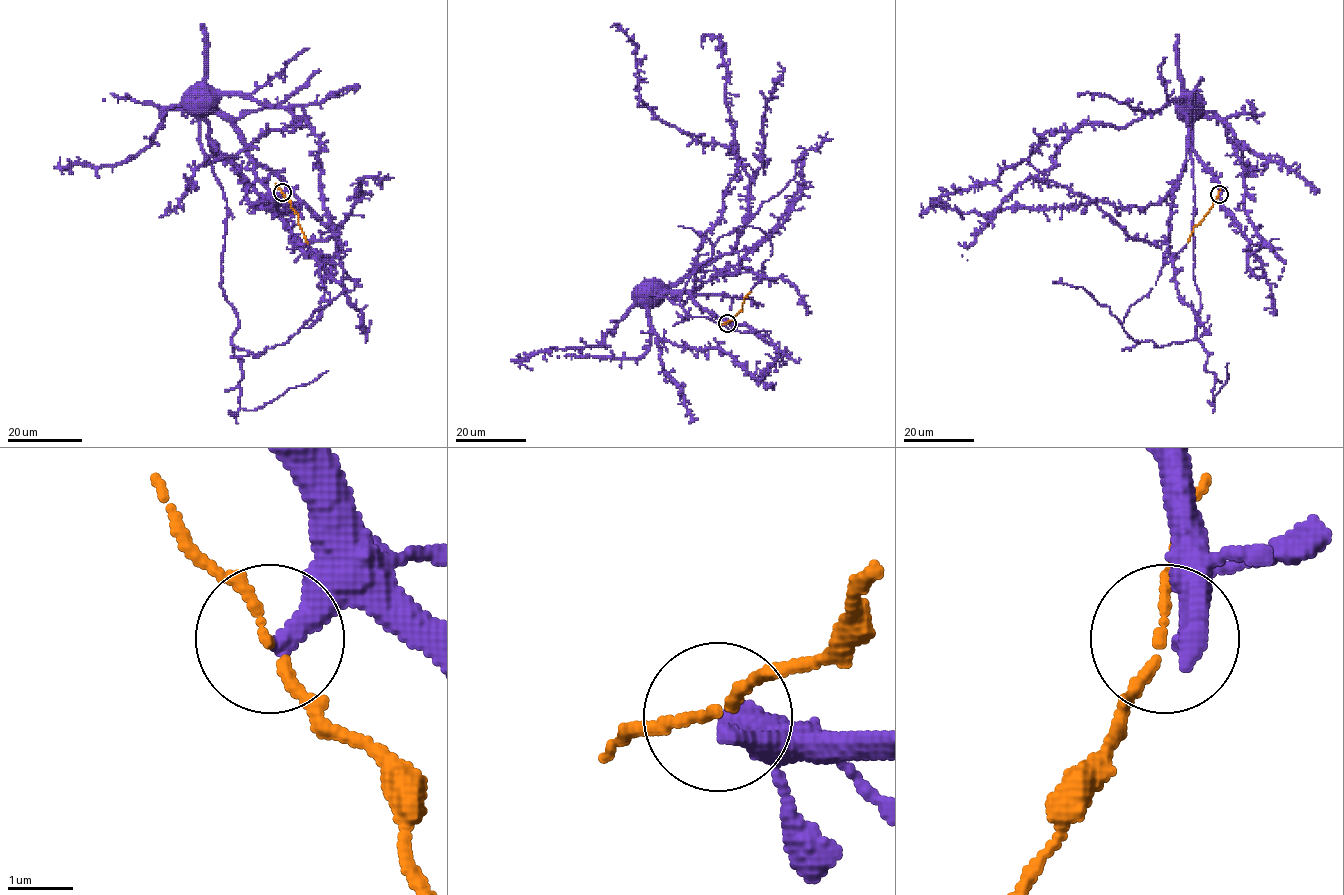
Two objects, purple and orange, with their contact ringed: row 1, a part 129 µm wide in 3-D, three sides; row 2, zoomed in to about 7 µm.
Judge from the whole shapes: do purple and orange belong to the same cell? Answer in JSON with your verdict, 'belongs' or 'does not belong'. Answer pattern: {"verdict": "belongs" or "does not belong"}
{"verdict": "belongs"}

